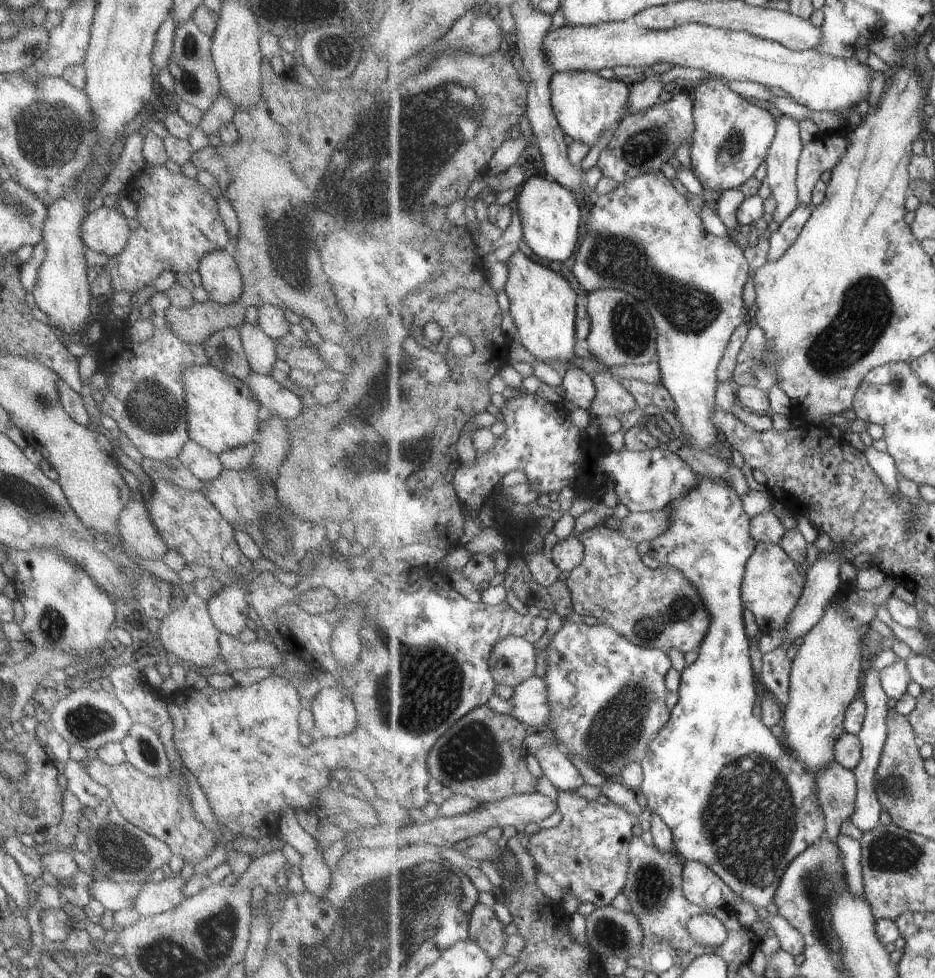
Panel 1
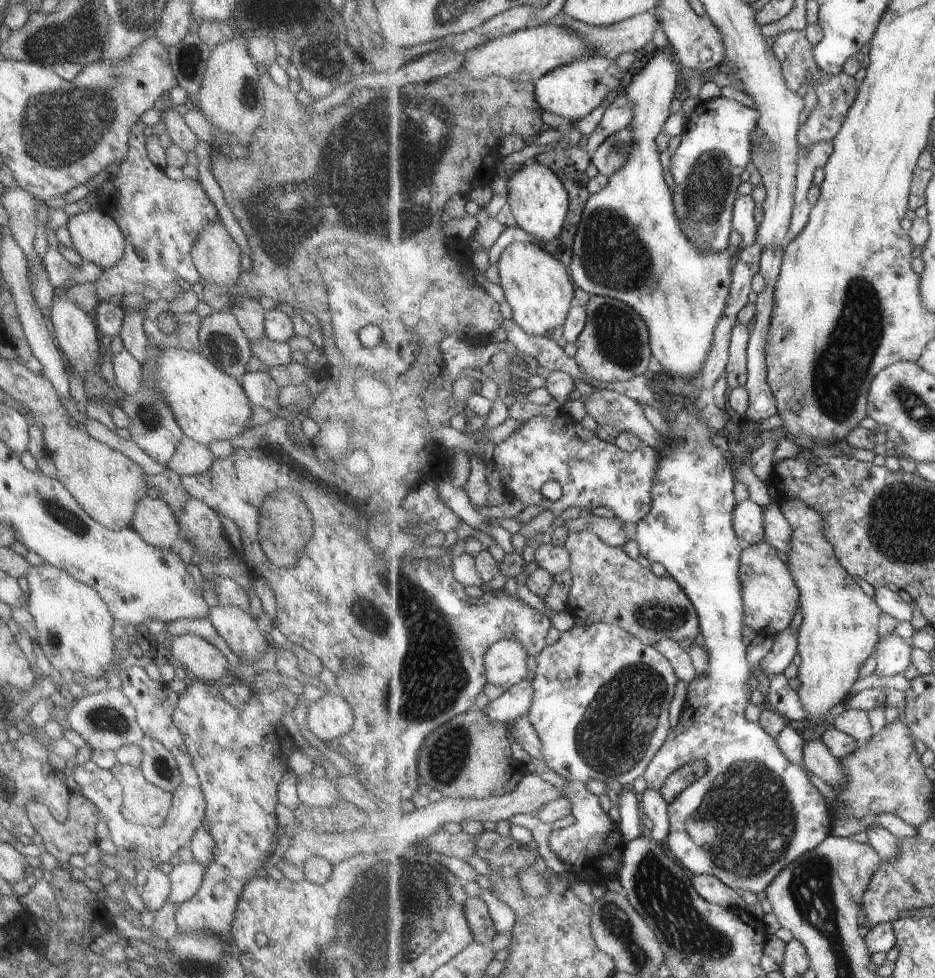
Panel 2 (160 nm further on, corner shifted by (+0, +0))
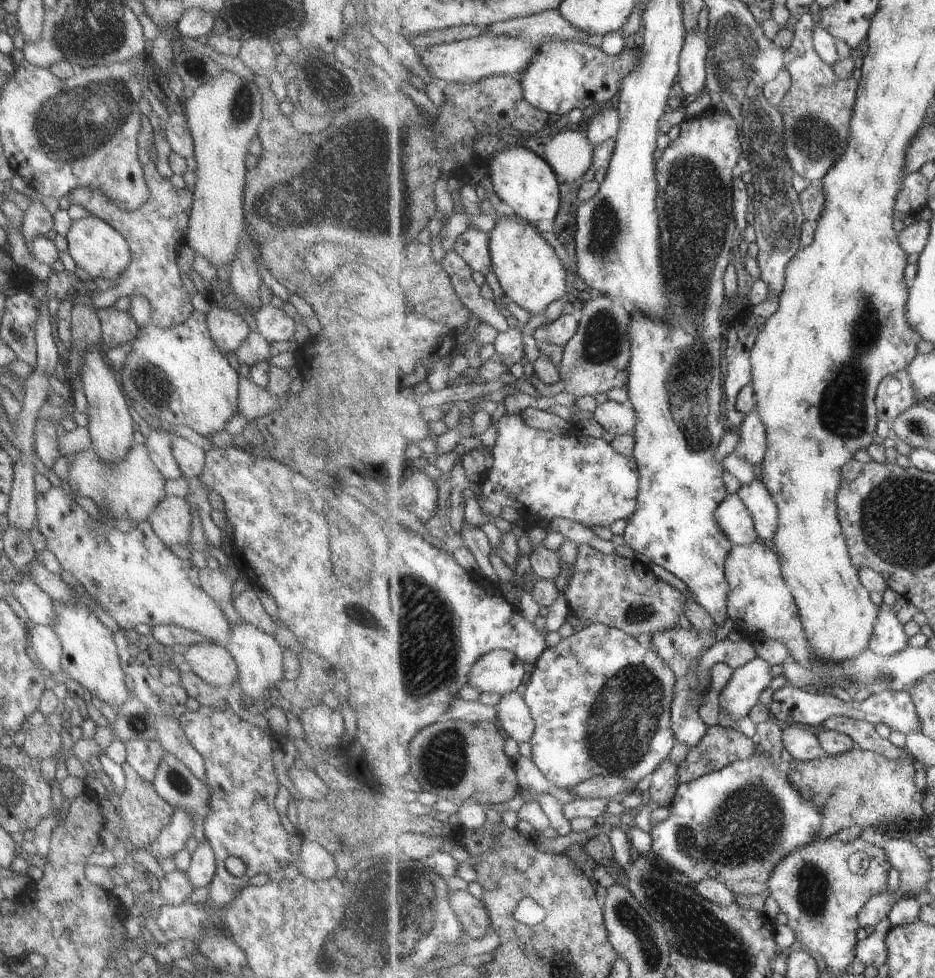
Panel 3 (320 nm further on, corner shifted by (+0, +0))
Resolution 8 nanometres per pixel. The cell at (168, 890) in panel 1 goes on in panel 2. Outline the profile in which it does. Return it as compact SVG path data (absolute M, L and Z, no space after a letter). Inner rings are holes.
M189 860L189 862L181 861L175 867L171 868L171 872L167 874L167 880L169 880L169 894L165 898L165 903L178 904L185 903L199 888L201 880L203 880L204 868L195 862L195 860Z

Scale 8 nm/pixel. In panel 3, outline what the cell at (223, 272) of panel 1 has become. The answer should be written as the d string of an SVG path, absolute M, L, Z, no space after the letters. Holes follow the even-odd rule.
M222 67L218 75L210 76L208 81L193 91L190 98L182 100L181 107L184 110L184 117L192 138L196 164L185 238L187 244L194 250L194 254L201 254L216 268L229 264L231 259L234 259L236 246L245 227L242 194L247 169L243 164L245 164L249 141L255 136L262 117L260 100L261 95L255 82L247 82Z

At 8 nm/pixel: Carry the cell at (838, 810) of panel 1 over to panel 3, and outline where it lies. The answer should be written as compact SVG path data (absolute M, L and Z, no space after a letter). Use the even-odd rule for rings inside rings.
M791 723L783 729L783 738L784 748L797 760L812 761L828 755L821 746L817 729Z

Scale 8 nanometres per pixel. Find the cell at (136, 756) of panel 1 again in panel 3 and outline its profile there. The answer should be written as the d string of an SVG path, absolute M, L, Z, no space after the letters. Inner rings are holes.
M165 752L155 769L151 784L159 798L173 809L186 809L195 814L191 835L197 844L205 839L202 822L208 813L209 792L206 784L196 779L179 759Z

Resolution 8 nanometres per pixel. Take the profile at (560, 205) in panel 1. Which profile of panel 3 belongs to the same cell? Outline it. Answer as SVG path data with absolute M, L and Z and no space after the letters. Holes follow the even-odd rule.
M511 145L495 151L489 159L489 176L494 192L509 205L514 214L535 226L549 227L561 210L561 187L551 165L531 148Z

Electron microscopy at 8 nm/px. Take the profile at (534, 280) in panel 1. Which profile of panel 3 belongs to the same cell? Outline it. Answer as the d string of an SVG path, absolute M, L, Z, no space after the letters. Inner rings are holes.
M515 214L501 215L495 222L495 226L489 232L489 256L492 258L492 268L507 300L519 304L533 316L544 312L553 301L568 298L567 270L555 254L555 248L539 234L544 227L529 226L527 220Z

